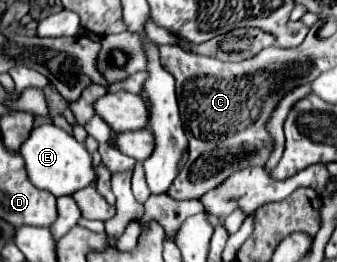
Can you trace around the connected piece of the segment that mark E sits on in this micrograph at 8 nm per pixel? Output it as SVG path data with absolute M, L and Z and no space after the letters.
M52 123L34 127L30 131L30 137L22 143L20 155L26 161L26 171L28 171L30 181L38 189L46 189L56 197L72 195L96 179L96 173L92 169L92 157L86 151L86 147L82 143L78 143L70 133L66 133L64 129L60 129Z

